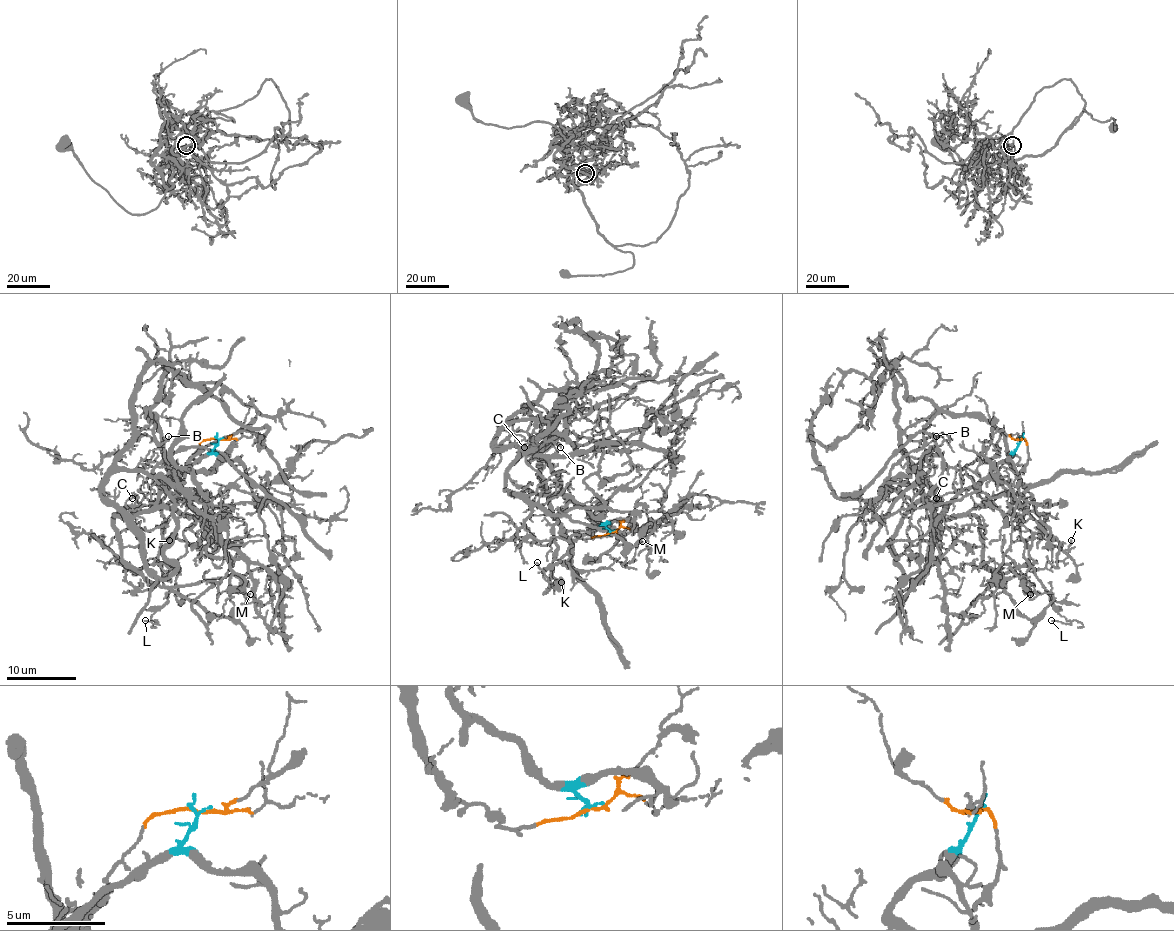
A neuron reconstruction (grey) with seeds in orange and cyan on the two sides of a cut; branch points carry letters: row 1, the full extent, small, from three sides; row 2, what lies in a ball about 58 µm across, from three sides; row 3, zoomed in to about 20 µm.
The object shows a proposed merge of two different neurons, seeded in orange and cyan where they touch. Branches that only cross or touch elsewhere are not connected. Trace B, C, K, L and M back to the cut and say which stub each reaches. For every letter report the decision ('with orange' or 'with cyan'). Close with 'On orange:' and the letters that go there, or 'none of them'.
B: with orange
C: with cyan
K: with cyan
L: with orange
M: with cyan
On orange: B, L

